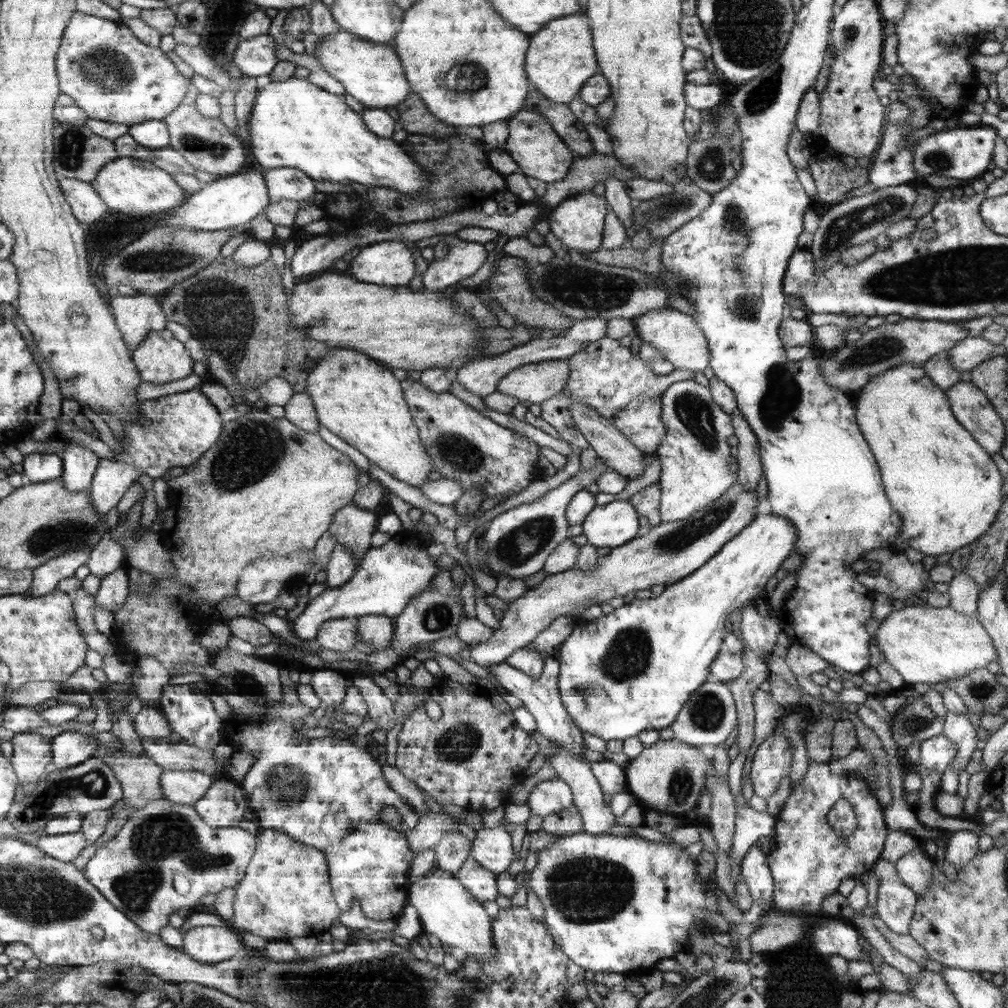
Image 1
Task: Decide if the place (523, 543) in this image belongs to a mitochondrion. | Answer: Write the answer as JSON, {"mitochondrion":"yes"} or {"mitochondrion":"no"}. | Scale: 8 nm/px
{"mitochondrion":"yes"}

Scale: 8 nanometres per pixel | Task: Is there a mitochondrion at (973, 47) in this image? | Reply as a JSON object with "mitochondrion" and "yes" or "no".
{"mitochondrion":"no"}

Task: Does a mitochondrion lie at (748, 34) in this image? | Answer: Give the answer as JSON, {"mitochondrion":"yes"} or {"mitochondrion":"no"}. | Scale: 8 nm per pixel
{"mitochondrion":"yes"}

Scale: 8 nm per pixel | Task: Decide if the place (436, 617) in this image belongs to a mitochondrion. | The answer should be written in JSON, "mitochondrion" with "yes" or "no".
{"mitochondrion":"yes"}

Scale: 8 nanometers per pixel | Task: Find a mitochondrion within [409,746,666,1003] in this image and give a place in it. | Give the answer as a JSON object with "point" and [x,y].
{"point":[584,889]}

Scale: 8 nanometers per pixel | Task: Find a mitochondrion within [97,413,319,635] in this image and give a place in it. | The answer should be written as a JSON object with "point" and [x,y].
{"point":[251,450]}

